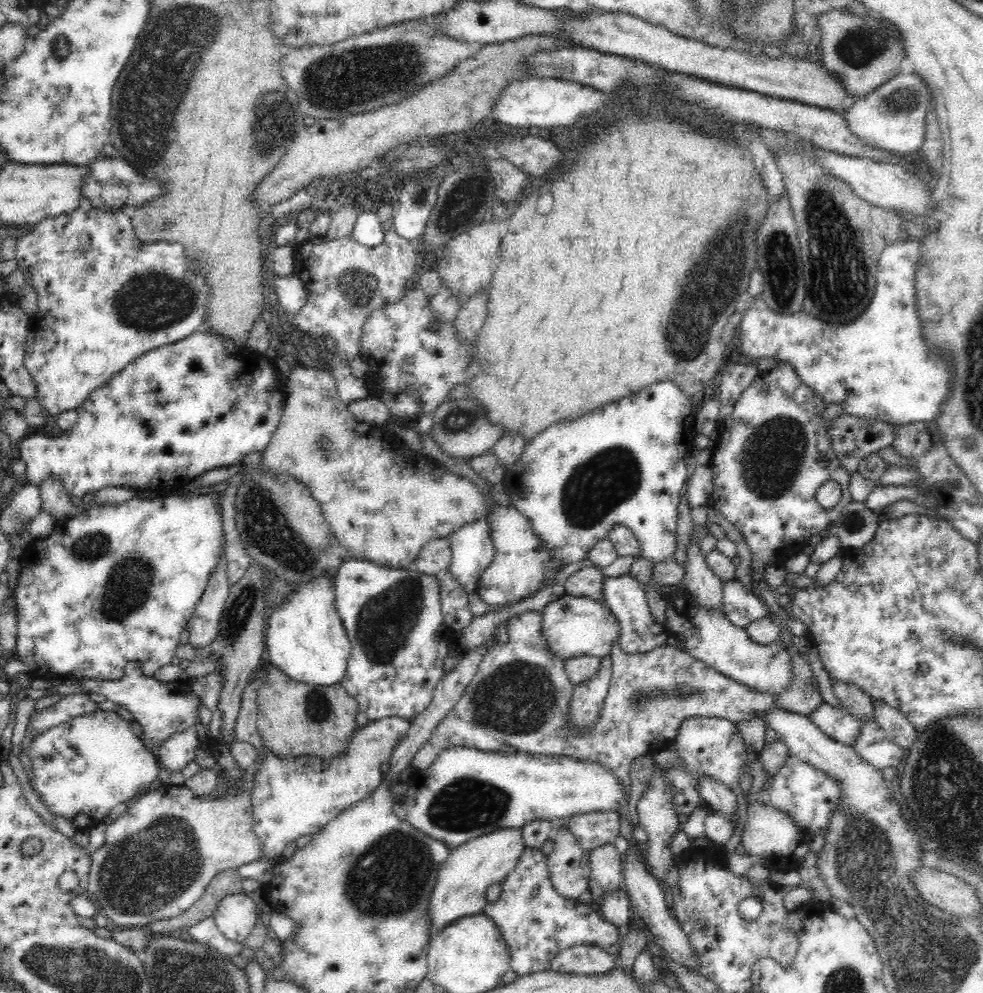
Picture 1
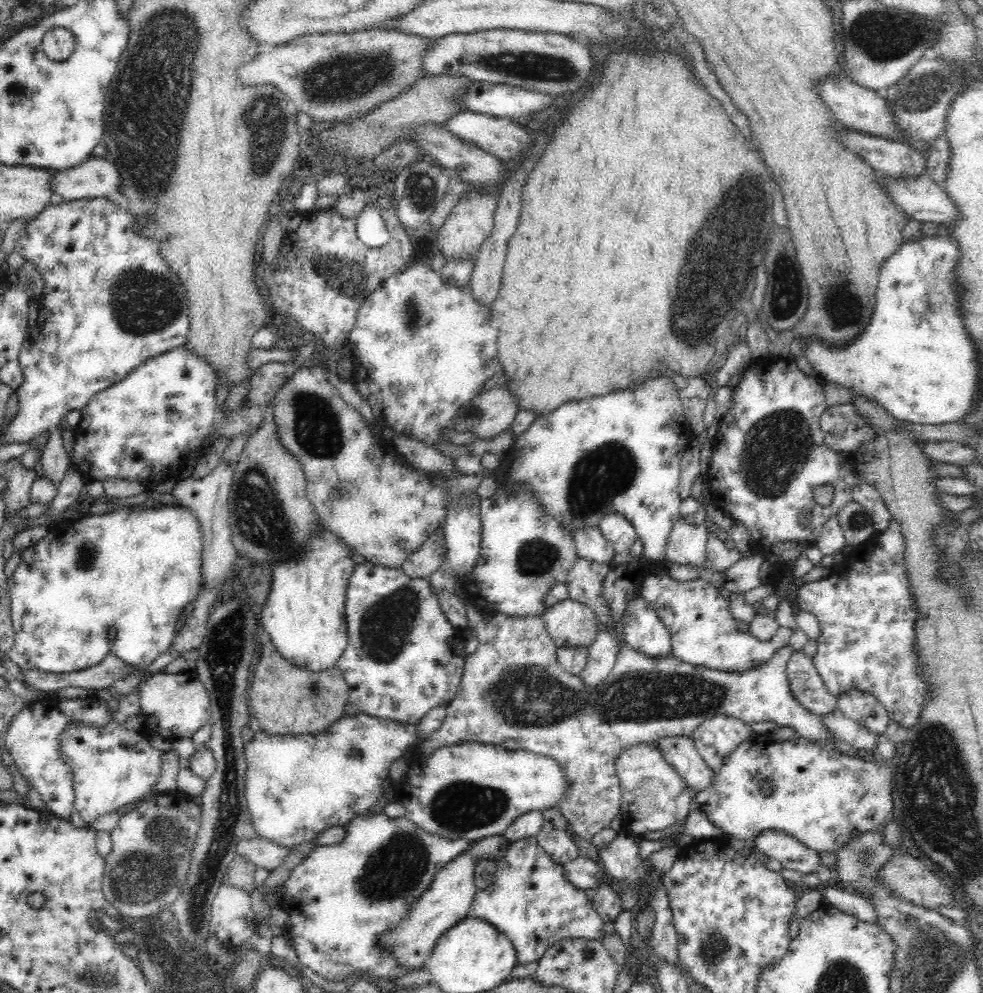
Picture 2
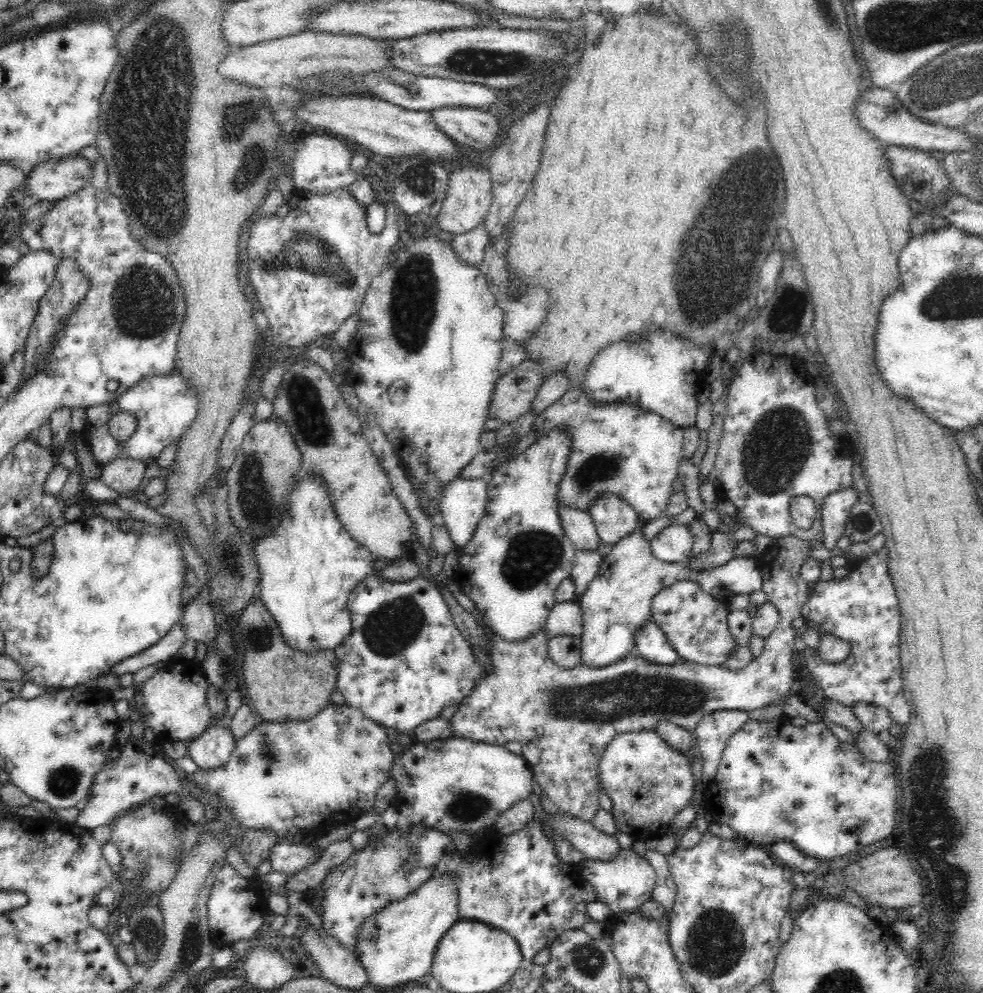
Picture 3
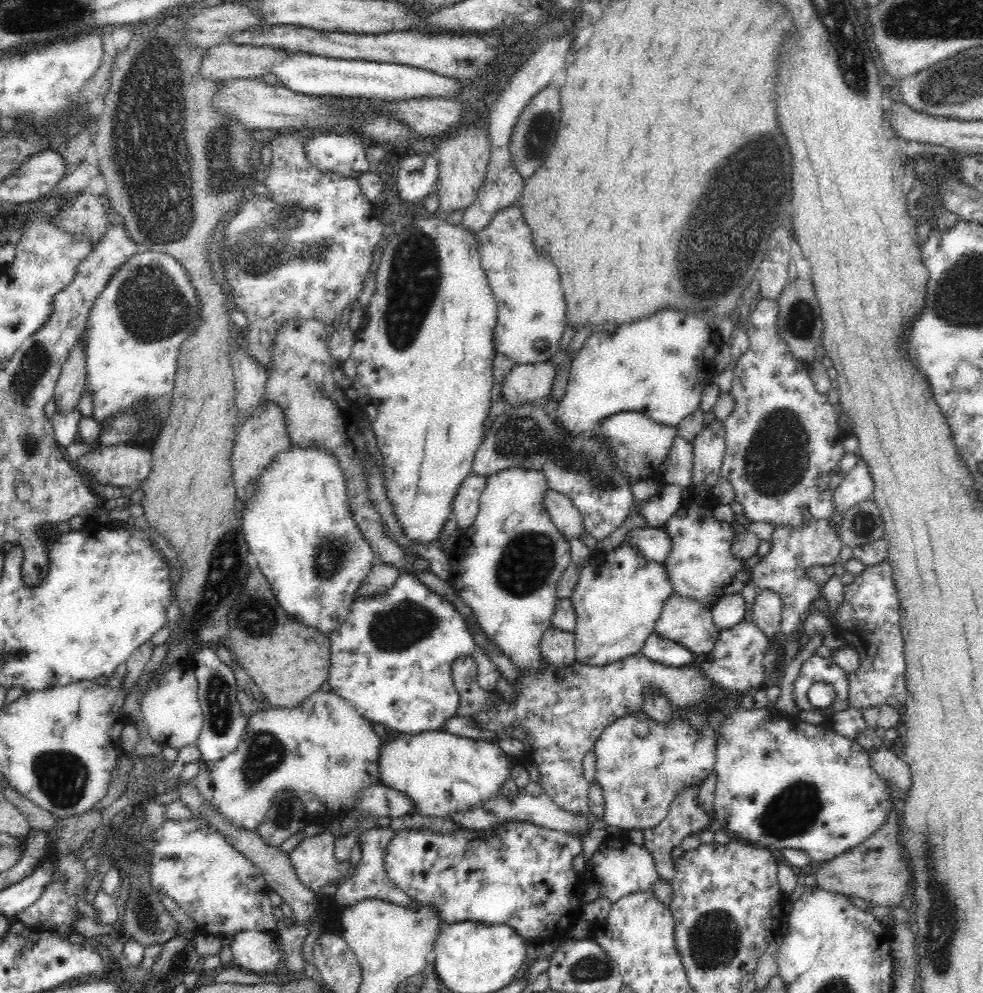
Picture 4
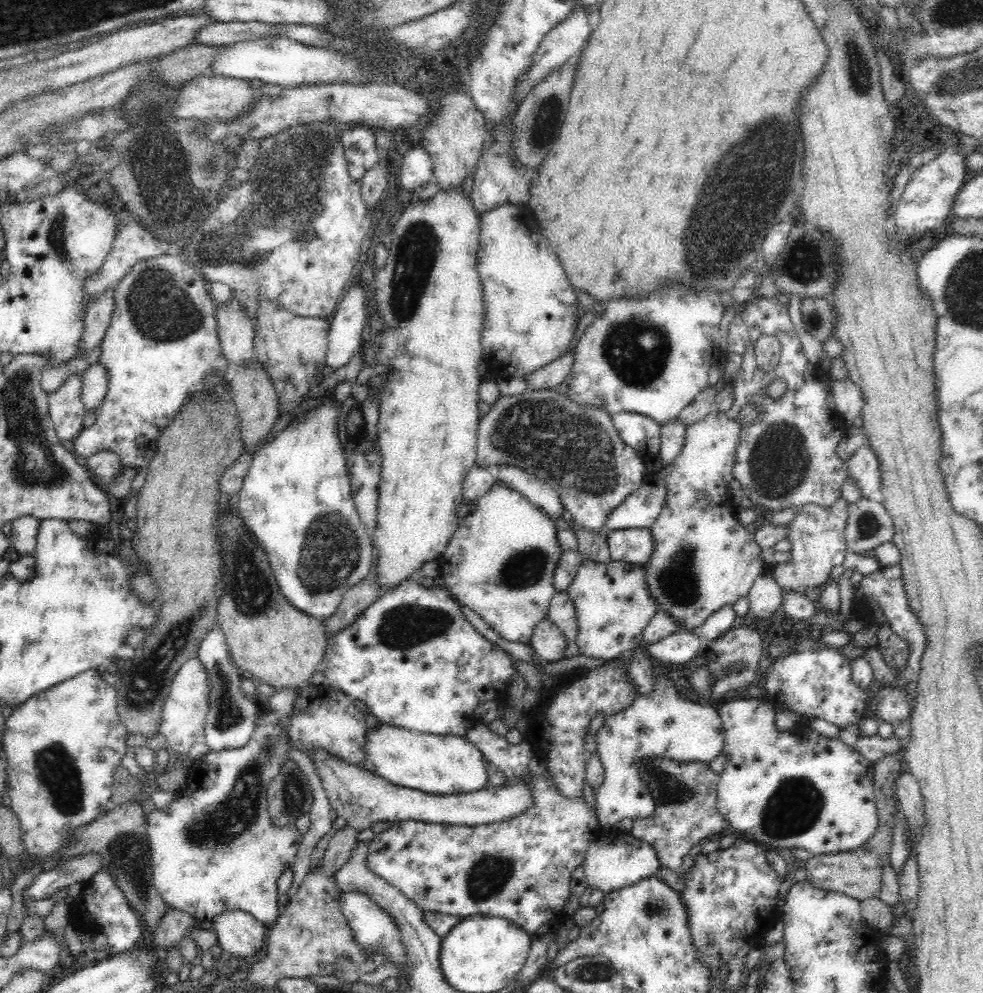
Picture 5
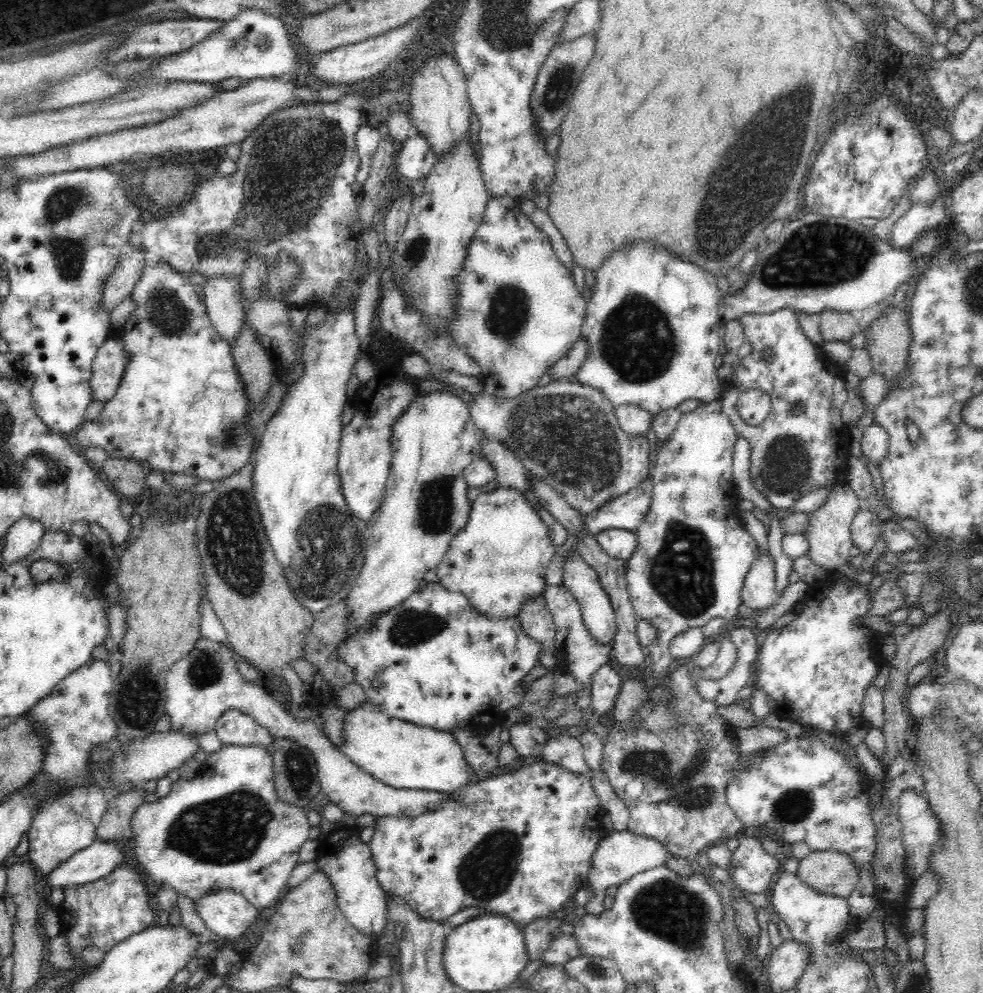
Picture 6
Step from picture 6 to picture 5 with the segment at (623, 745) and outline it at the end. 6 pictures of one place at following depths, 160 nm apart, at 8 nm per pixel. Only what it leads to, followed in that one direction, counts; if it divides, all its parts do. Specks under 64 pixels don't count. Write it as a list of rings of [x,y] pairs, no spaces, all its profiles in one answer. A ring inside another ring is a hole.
[[[644,759],[639,770],[655,798],[656,810],[648,818],[635,820],[629,833],[654,847],[660,867],[681,873],[682,858],[694,844],[705,842],[706,838],[728,828],[728,821],[716,806],[719,776],[702,762],[686,764],[672,759]]]

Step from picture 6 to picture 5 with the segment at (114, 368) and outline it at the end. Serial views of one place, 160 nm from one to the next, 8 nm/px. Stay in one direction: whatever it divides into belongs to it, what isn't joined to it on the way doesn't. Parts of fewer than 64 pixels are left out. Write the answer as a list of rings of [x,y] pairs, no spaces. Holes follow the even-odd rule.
[[[100,363],[91,364],[81,377],[80,398],[86,412],[95,411],[106,396],[108,373]]]

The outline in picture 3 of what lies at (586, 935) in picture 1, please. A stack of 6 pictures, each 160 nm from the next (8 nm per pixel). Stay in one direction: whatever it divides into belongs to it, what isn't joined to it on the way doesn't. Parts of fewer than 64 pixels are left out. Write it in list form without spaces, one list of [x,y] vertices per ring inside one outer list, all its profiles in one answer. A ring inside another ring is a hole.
[[[538,817],[525,824],[523,829],[508,836],[488,832],[481,843],[476,842],[470,848],[470,856],[474,860],[469,863],[462,859],[461,852],[445,856],[437,864],[434,873],[457,876],[460,920],[478,921],[507,932],[518,943],[524,961],[528,962],[540,950],[549,948],[563,932],[583,930],[583,926],[590,919],[586,903],[577,897],[580,885],[577,869],[556,856],[554,845],[544,835],[544,831],[538,823]]]

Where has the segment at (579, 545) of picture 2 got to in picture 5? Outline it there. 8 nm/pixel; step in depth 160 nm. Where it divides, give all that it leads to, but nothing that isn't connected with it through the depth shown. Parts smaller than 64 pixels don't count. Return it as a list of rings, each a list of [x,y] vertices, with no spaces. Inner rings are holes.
[[[500,465],[498,480],[523,494],[528,500],[553,521],[562,518],[567,511],[559,494],[536,475],[512,465]]]

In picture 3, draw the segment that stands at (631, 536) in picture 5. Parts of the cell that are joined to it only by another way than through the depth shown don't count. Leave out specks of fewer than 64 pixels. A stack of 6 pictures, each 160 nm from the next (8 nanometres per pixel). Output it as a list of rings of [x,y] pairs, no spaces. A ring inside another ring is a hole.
[[[688,524],[664,527],[649,543],[653,555],[668,563],[684,563],[691,556],[694,535]]]

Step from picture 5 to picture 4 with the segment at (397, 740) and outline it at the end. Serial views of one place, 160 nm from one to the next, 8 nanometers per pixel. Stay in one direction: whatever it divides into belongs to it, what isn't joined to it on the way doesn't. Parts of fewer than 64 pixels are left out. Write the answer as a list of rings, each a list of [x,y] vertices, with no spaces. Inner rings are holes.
[[[424,731],[415,735],[404,735],[396,737],[395,739],[389,739],[386,742],[383,742],[380,751],[379,758],[379,772],[380,779],[382,780],[381,784],[392,790],[402,792],[406,797],[410,797],[412,801],[415,802],[414,813],[422,814],[422,816],[436,816],[436,817],[447,817],[451,820],[458,814],[463,813],[464,811],[470,810],[474,807],[479,807],[484,801],[490,799],[490,802],[494,800],[498,795],[501,794],[502,786],[506,782],[512,780],[512,761],[508,759],[508,755],[499,747],[498,744],[492,743],[487,740],[476,740],[471,738],[464,738],[461,736],[454,736],[452,733],[446,731]]]

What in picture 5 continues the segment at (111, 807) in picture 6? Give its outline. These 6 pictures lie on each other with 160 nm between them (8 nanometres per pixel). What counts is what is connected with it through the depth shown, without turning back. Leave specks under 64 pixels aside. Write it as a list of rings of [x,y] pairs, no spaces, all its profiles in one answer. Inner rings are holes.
[[[124,803],[122,805],[110,808],[104,815],[94,818],[92,822],[78,826],[78,828],[70,828],[66,834],[64,844],[54,850],[52,854],[44,856],[41,861],[30,865],[22,874],[19,874],[12,886],[12,910],[8,916],[6,923],[7,934],[19,931],[24,923],[24,918],[28,916],[27,911],[22,902],[22,890],[33,882],[33,879],[40,873],[50,870],[50,862],[62,862],[72,858],[75,855],[98,855],[102,863],[103,870],[106,870],[114,878],[114,884],[122,889],[122,894],[132,911],[137,915],[137,918],[144,921],[144,926],[148,932],[153,932],[156,927],[162,922],[162,918],[166,916],[168,906],[155,889],[153,883],[152,857],[151,848],[147,835],[147,819],[144,816],[144,811],[132,803]]]

